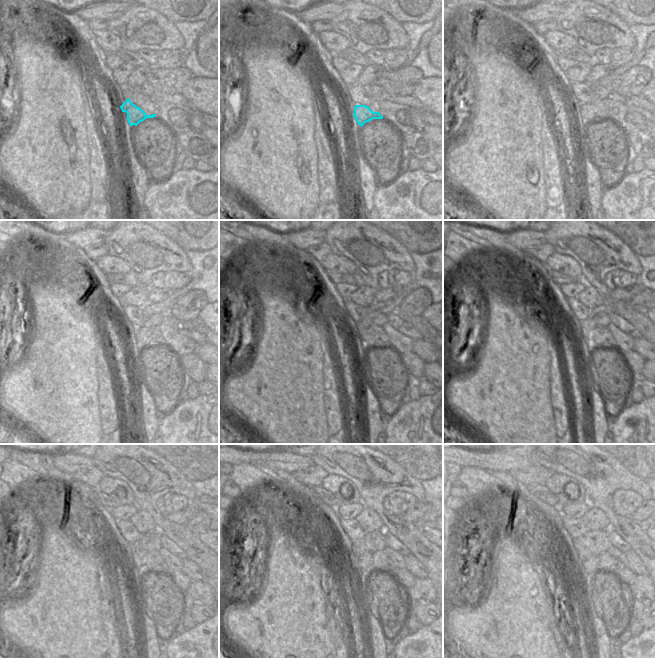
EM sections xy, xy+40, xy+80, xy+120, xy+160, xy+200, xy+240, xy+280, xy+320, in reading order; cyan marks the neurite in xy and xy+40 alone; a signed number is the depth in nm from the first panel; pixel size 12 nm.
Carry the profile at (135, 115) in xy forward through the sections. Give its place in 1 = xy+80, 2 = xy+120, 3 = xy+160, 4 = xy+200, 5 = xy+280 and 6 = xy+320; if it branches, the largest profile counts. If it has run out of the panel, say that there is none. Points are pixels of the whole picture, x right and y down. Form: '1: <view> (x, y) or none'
1: xy+80 (592, 112)
2: xy+120 (145, 337)
3: xy+160 (374, 337)
4: xy+200 (603, 338)
5: xy+280 (382, 562)
6: xy+320 (607, 563)

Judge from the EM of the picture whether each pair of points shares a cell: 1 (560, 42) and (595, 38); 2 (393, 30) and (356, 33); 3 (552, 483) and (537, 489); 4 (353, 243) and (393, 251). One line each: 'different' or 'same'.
1: different
2: same
3: different
4: same

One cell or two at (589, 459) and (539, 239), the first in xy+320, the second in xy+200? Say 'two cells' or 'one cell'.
two cells

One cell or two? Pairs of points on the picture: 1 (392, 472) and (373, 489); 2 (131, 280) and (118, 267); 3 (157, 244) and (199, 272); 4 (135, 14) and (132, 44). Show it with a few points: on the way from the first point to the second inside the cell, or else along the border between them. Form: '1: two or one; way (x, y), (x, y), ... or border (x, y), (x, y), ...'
1: one; way (387, 476), (378, 484)
2: two; border (129, 271), (105, 273)
3: two; border (185, 251), (190, 263), (190, 273)
4: one; way (135, 21), (132, 37)

